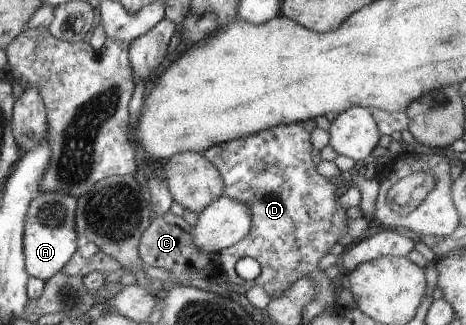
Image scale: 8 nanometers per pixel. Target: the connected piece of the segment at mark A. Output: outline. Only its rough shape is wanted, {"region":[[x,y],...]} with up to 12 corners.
{"region":[[36,193],[24,215],[26,297],[78,249],[77,199]]}

